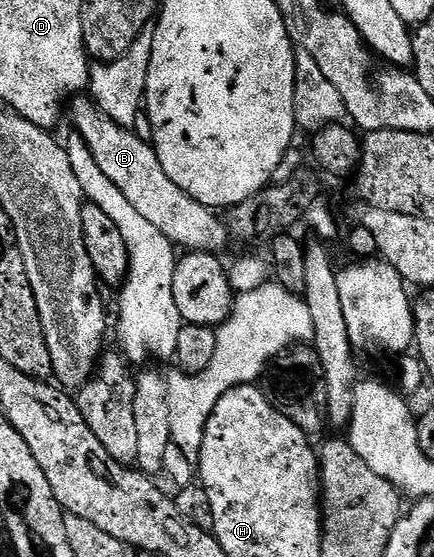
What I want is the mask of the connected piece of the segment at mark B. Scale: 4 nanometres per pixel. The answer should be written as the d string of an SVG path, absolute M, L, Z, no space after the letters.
M78 96L69 103L68 118L74 121L77 137L86 142L92 152L96 166L120 192L124 192L128 204L145 216L159 232L164 232L175 247L186 252L222 252L228 239L226 223L210 207L192 200L164 172L164 164L160 164L158 153L153 145L146 142L133 129L116 124L105 112L94 103L89 96Z

